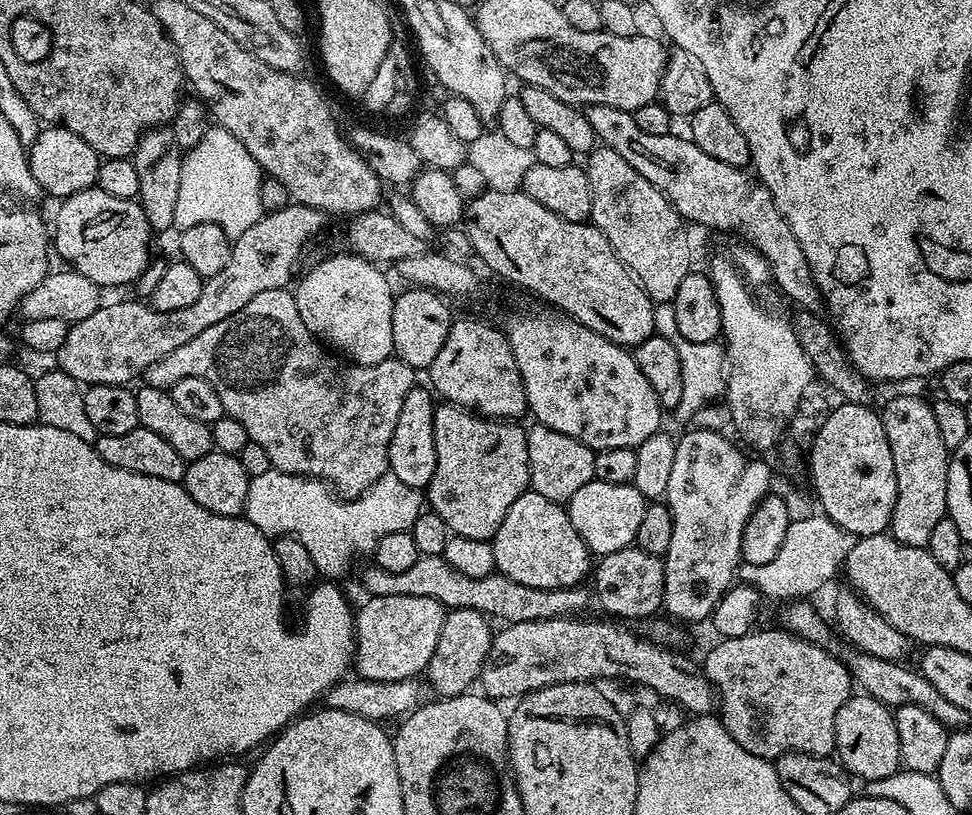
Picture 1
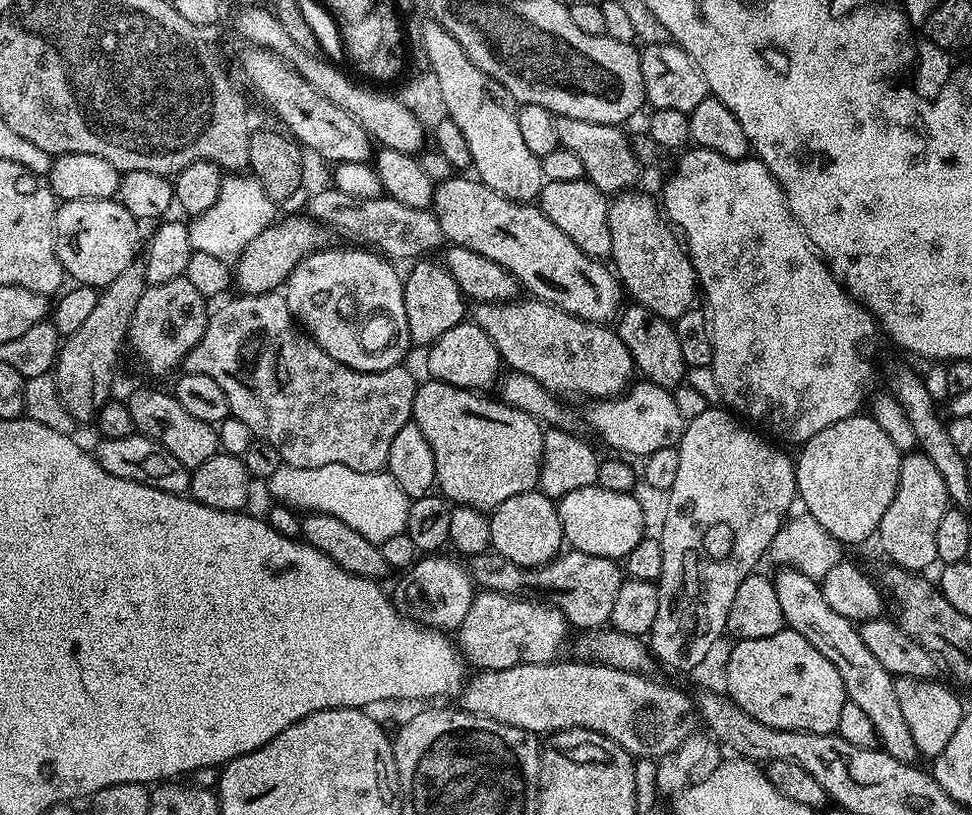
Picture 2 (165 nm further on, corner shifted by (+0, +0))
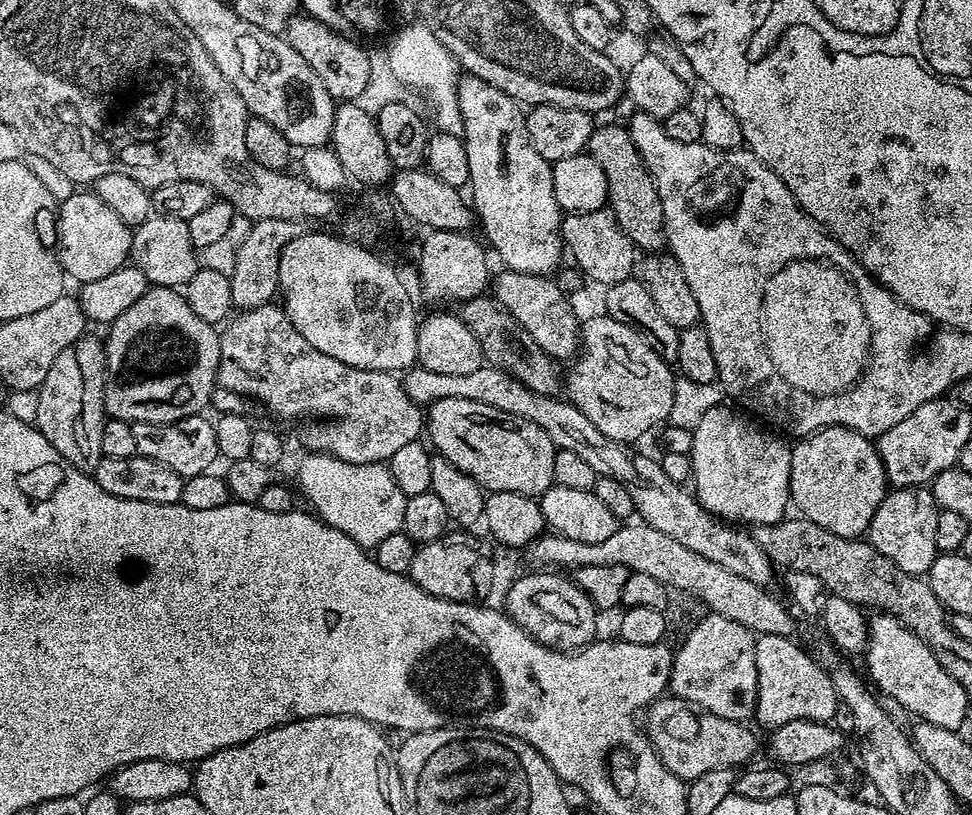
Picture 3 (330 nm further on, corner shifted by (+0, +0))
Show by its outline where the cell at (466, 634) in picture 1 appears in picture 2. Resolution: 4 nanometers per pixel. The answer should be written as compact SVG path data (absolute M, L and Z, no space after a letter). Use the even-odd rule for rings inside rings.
M477 591L458 629L459 647L471 667L473 664L476 670L498 671L519 664L551 664L561 655L560 647L570 632L567 618L553 603L539 604L532 599Z

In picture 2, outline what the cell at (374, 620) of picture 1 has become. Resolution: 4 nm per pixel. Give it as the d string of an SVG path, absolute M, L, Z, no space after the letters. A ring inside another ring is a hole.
M428 554L417 559L396 584L394 603L403 616L408 616L429 628L459 629L462 618L470 610L470 602L477 594L467 567L459 559L451 560L445 554Z

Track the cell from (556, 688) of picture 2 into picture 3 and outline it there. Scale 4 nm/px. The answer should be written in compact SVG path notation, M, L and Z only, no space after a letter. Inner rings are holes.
M665 694L646 709L646 735L658 758L679 780L691 782L699 775L723 767L735 770L751 765L760 744L747 723L730 718L718 718L709 712L697 710L677 696Z

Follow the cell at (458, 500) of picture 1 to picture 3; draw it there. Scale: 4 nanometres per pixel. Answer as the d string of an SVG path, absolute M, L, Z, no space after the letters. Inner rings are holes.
M442 398L438 402L427 405L426 436L429 436L427 439L438 453L439 459L458 466L458 470L474 478L474 482L478 482L478 486L483 488L485 493L513 492L540 498L543 497L545 490L553 487L554 458L558 451L556 443L552 441L550 434L546 434L546 430L542 430L542 426L534 426L534 422L526 418L518 418L514 414L494 410L494 406L486 406L470 398Z

